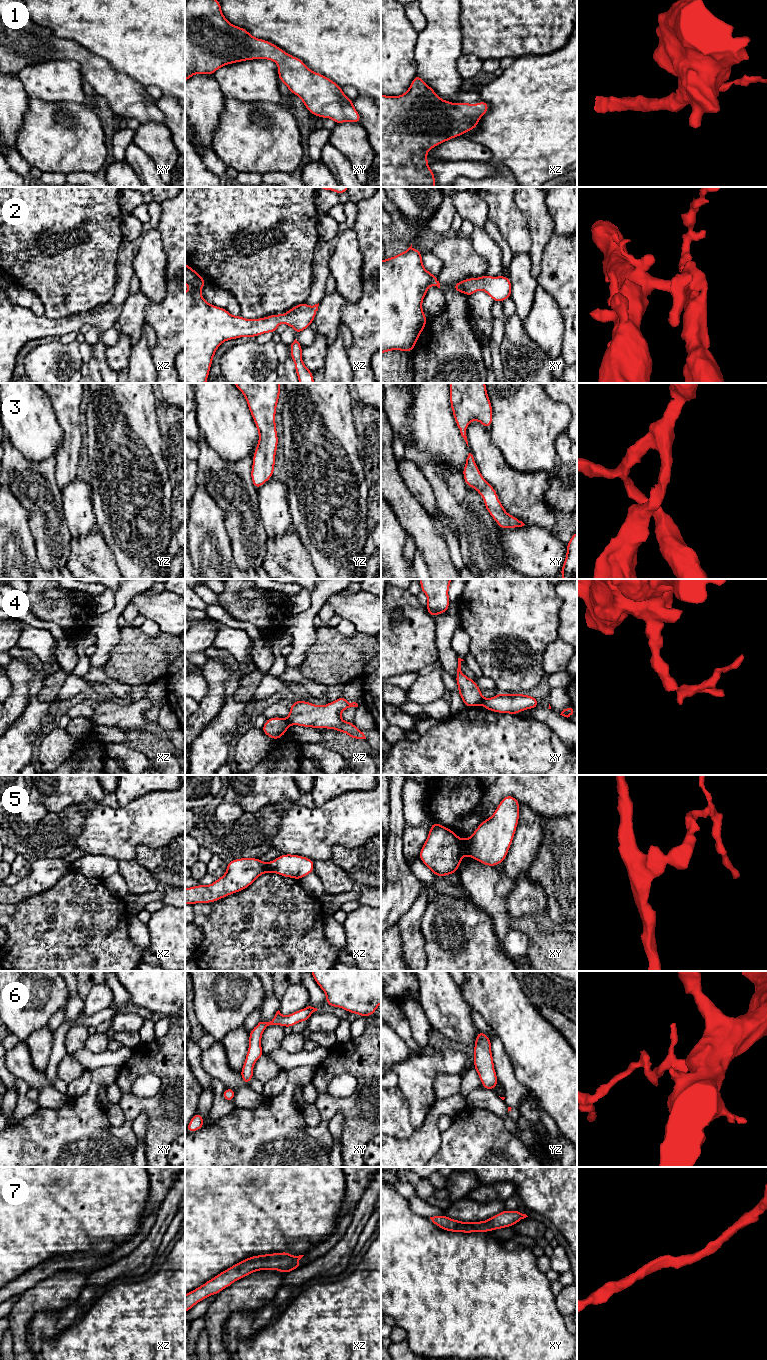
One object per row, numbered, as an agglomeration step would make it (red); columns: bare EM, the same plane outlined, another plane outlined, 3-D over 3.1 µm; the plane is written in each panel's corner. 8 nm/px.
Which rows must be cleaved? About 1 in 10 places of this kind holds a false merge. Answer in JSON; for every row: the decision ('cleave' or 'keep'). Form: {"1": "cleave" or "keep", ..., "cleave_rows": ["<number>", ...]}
{"1": "keep", "2": "keep", "3": "keep", "4": "cleave", "5": "cleave", "6": "keep", "7": "keep", "cleave_rows": ["4", "5"]}

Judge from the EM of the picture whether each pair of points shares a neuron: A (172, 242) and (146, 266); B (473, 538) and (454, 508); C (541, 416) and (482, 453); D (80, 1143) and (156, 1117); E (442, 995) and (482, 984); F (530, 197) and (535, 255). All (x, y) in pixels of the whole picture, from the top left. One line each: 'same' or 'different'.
A: different
B: same
C: different
D: different
E: different
F: same

